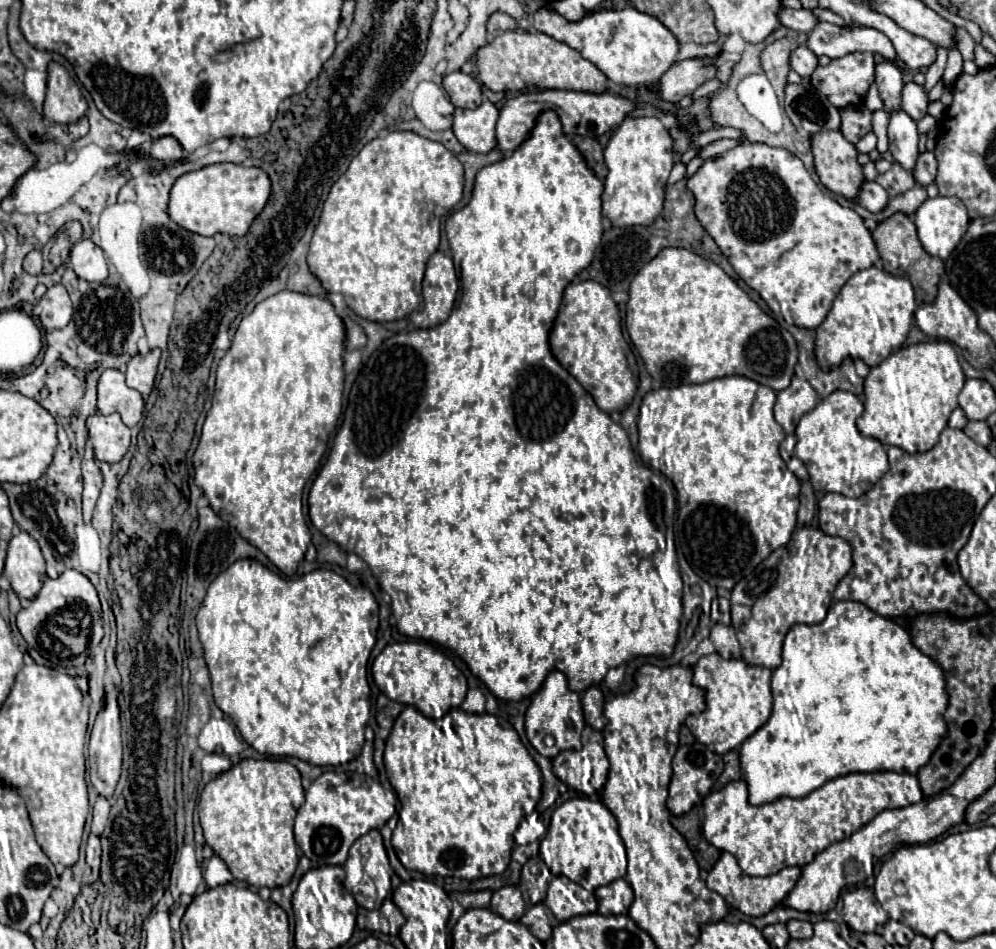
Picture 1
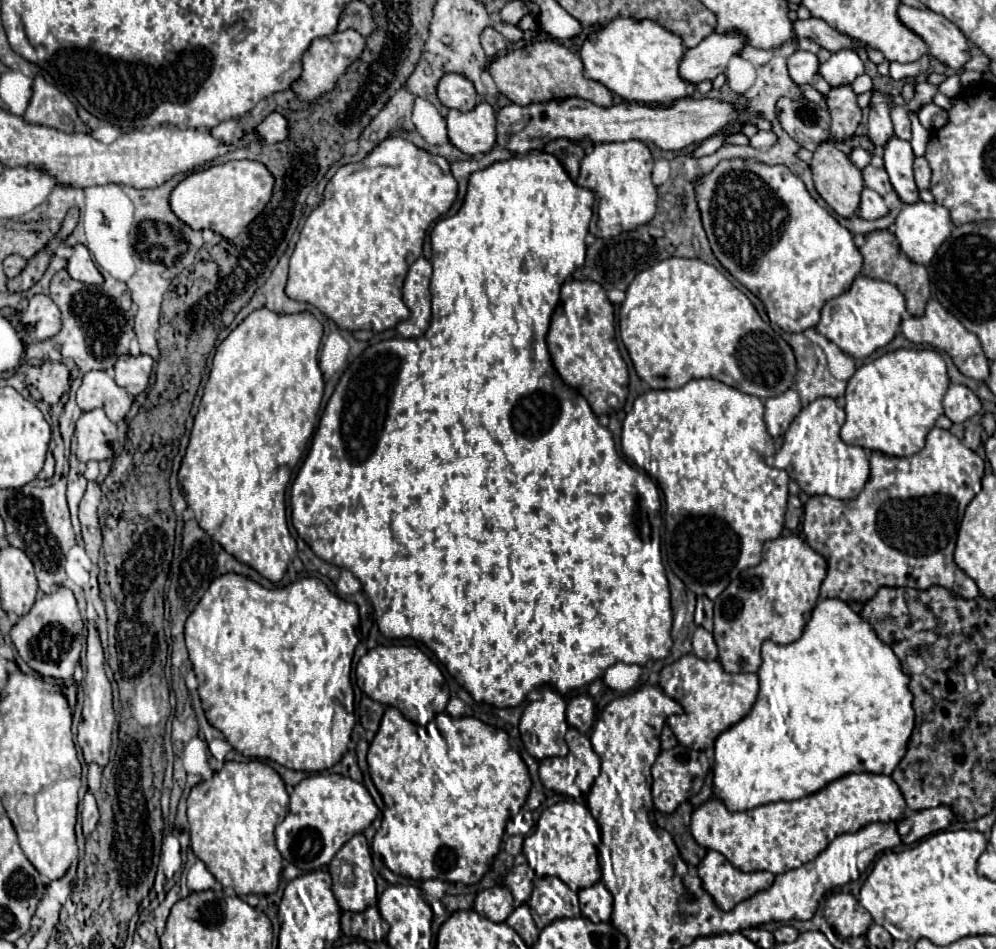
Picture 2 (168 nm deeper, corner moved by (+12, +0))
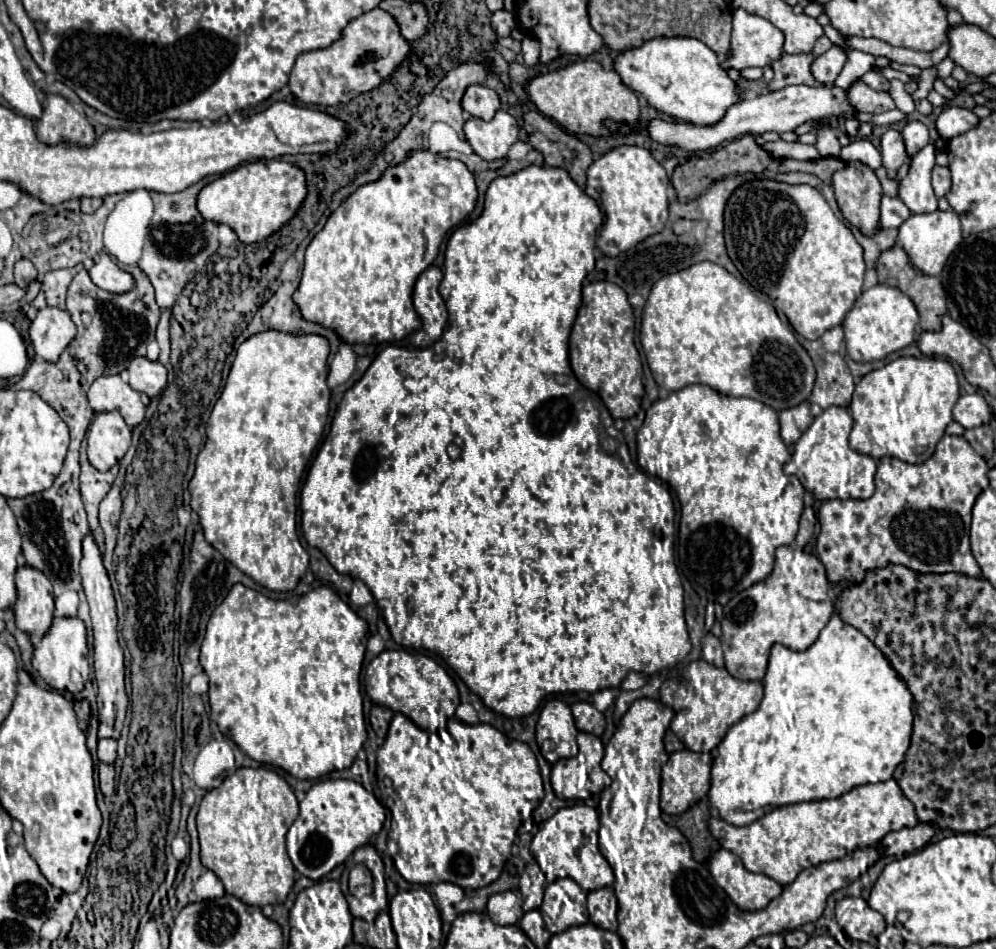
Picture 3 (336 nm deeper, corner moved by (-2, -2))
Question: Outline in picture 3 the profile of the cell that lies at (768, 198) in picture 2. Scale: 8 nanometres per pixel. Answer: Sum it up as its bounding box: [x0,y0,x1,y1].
[725,180,865,340]

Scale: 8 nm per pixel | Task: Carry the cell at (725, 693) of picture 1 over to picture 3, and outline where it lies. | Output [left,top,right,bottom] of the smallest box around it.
[659,660,763,752]

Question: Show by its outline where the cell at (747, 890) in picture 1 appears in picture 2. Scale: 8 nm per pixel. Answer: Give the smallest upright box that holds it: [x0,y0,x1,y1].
[699,850,775,910]

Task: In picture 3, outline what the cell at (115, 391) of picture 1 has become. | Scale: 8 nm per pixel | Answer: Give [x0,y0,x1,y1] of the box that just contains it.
[89,376,145,426]

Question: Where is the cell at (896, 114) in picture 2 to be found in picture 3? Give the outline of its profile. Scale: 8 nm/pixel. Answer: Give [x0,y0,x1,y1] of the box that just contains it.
[901,122,929,156]

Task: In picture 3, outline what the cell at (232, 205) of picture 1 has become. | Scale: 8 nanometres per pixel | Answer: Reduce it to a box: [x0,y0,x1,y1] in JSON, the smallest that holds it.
[197,160,305,244]

